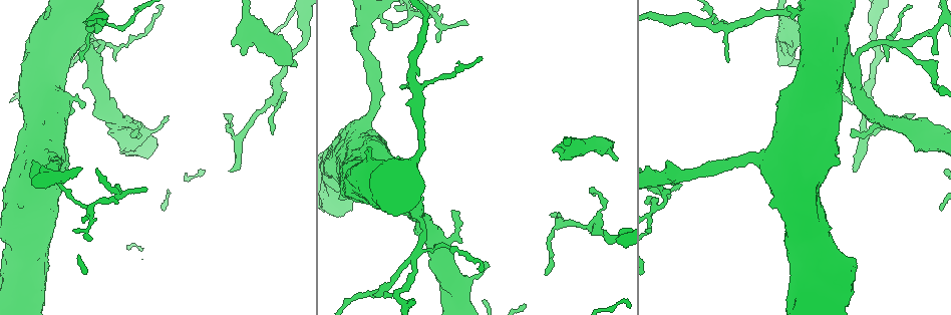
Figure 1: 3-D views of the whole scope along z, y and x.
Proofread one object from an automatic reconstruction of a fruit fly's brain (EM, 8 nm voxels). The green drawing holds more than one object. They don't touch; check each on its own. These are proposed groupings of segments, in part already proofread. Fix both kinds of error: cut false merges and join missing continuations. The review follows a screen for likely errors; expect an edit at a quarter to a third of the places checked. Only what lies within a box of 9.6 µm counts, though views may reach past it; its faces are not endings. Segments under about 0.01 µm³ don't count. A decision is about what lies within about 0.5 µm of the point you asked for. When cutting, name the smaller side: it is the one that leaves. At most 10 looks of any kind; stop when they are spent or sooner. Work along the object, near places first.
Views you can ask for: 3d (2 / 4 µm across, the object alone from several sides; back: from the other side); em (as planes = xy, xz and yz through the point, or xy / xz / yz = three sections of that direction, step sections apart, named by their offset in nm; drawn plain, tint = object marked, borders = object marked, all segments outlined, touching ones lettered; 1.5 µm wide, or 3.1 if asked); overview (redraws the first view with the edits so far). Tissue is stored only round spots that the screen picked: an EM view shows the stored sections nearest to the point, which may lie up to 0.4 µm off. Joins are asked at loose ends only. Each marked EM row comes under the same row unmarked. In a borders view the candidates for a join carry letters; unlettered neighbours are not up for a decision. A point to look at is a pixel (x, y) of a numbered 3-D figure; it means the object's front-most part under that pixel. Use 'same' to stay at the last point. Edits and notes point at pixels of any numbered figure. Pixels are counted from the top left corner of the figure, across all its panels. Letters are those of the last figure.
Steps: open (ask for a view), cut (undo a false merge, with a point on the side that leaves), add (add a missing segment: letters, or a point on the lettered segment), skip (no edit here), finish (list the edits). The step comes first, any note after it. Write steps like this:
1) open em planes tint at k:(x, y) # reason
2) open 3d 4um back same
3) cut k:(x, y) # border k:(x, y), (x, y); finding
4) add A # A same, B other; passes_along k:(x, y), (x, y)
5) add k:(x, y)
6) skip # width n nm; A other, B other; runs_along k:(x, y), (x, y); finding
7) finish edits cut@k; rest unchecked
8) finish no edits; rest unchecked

open 3d 4um back at 1:(796, 65) # stops while still wide

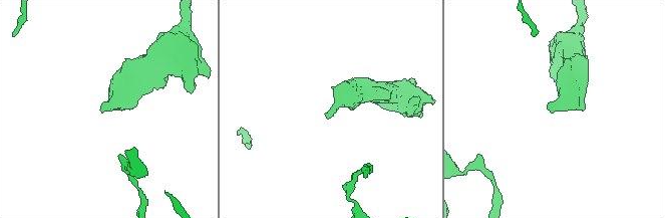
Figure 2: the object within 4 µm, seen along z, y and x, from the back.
open em planes borders at 2:(326, 117)

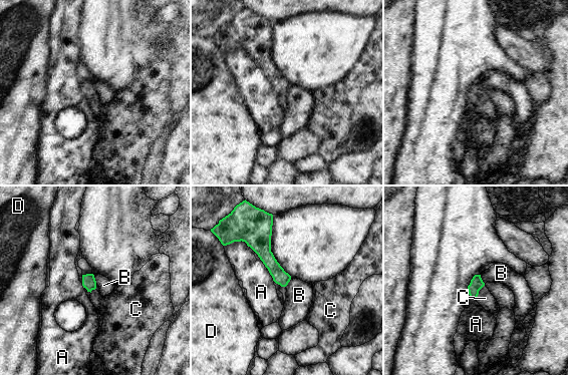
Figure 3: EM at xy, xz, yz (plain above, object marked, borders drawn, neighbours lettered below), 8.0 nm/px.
skip # A other, B other, C other, D other; border 3:(92, 274), (96, 288); no lettered segment goes on from it

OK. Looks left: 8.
open em planes borders at 1:(855, 172)

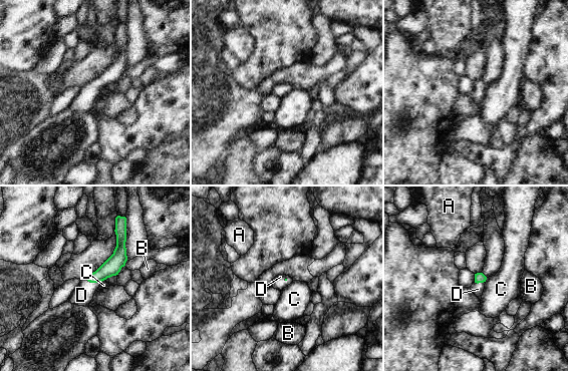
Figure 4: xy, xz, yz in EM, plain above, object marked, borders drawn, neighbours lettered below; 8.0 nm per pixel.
add D # longest_contact D 130 nm; A other, B other, C other, D same; passes_along 4:(111, 267), (93, 282), (82, 295); it goes on there

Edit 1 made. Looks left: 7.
open overview

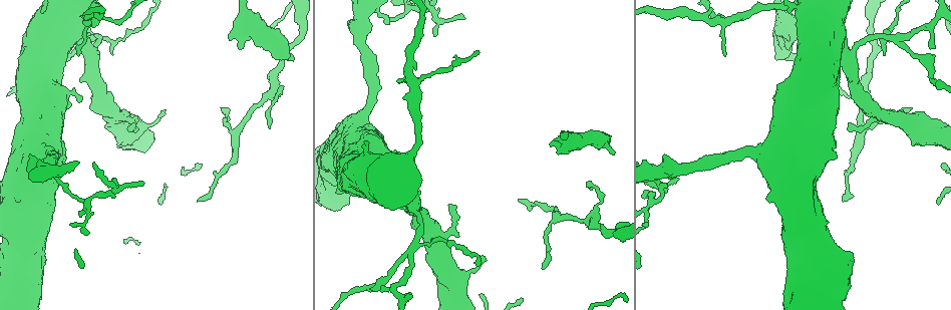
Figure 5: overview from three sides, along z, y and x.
open em planes borders at 5:(165, 109) # tapers out

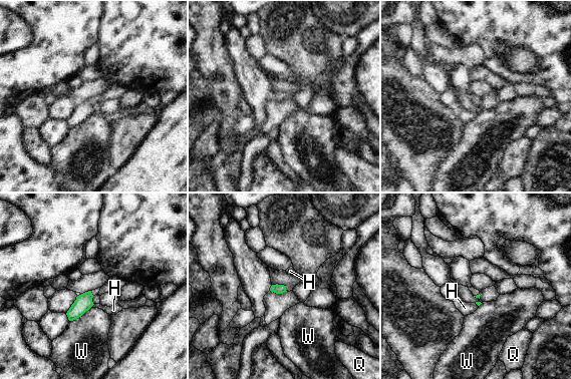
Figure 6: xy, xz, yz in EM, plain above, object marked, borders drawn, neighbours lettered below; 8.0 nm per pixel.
skip # longest_contact W 200 nm; H other, Q other, W other; border 6:(94, 304), (90, 307); no lettered segment goes on from it

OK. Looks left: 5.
open 3d 4um at 5:(431, 7) # thin neck

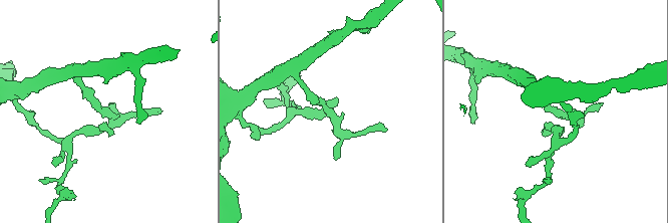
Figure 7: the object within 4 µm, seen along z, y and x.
open em yz step 4 borders at 7:(558, 117)

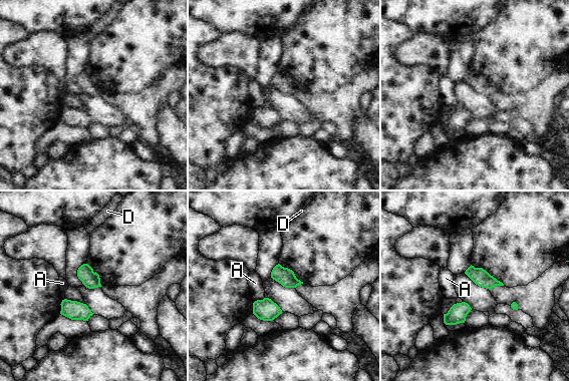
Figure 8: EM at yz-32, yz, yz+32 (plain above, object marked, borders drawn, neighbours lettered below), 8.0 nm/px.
skip # width 140 nm; A other, D other; border 8:(265, 297), (254, 302); continuous, no second neuron

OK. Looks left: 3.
finish edits add@4; rest unchecked

